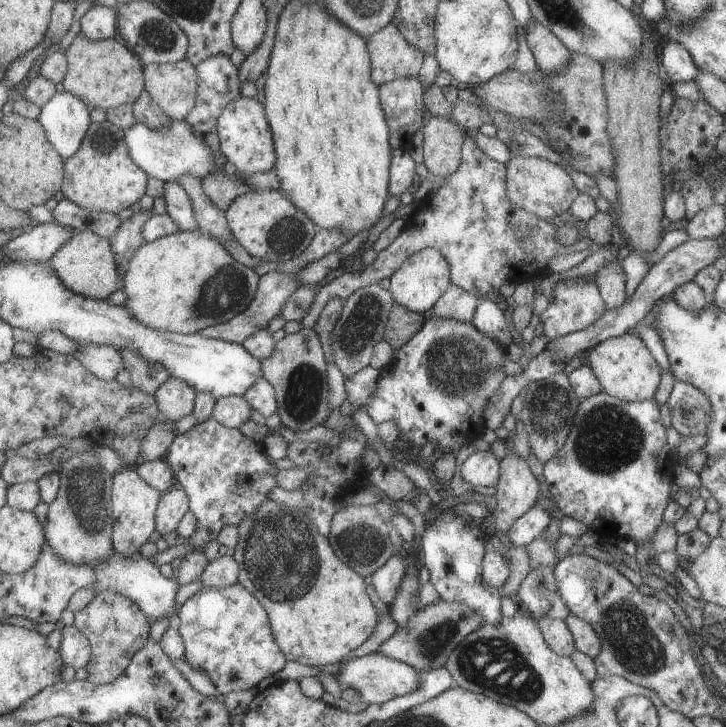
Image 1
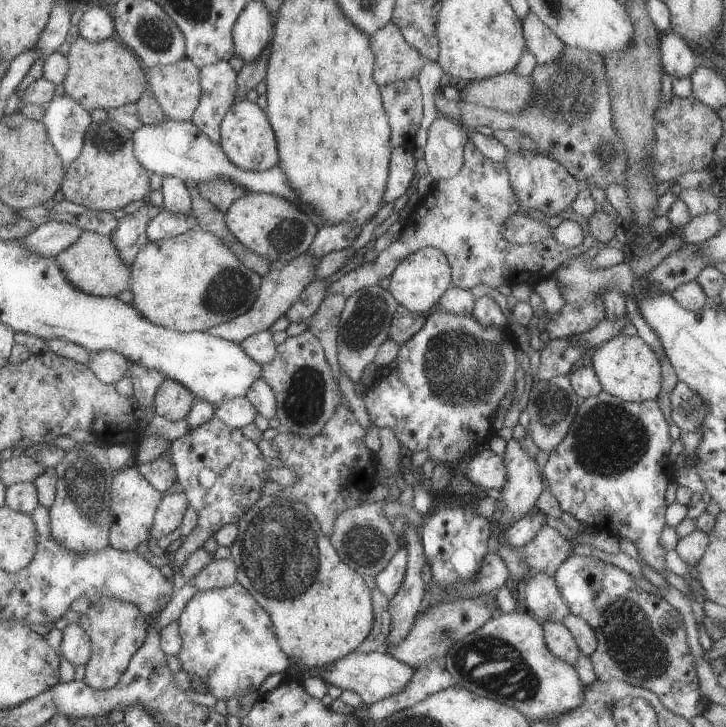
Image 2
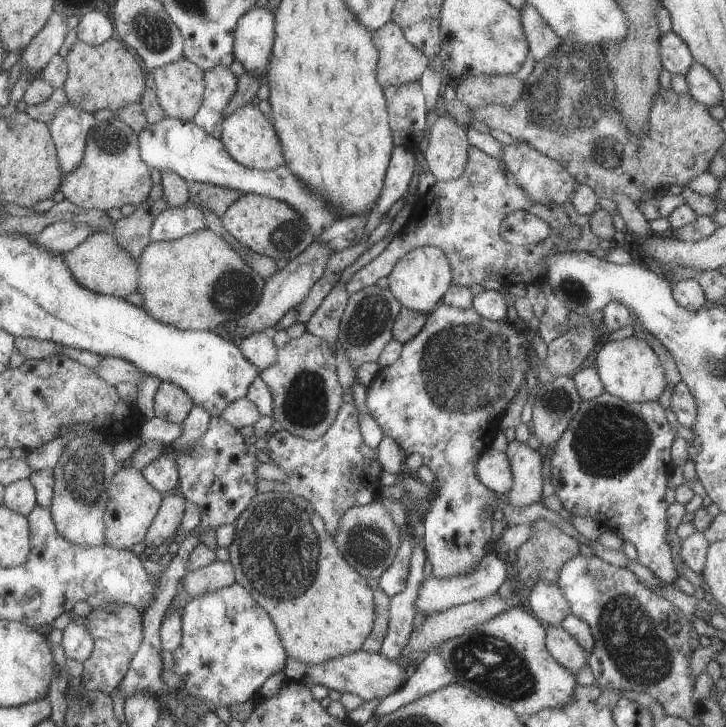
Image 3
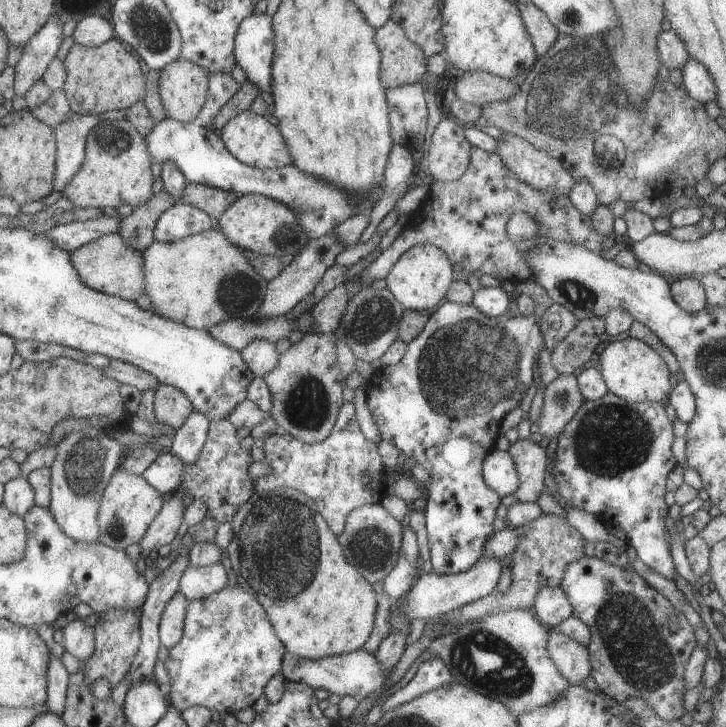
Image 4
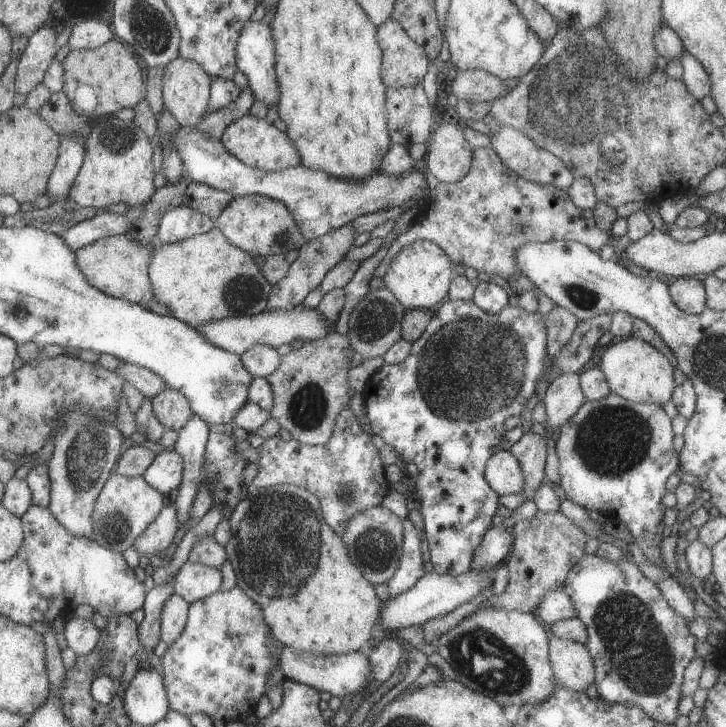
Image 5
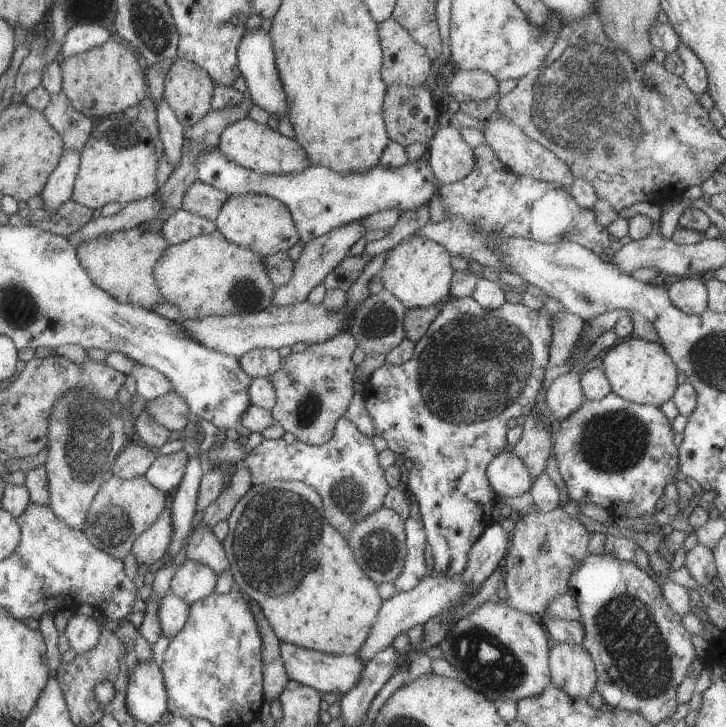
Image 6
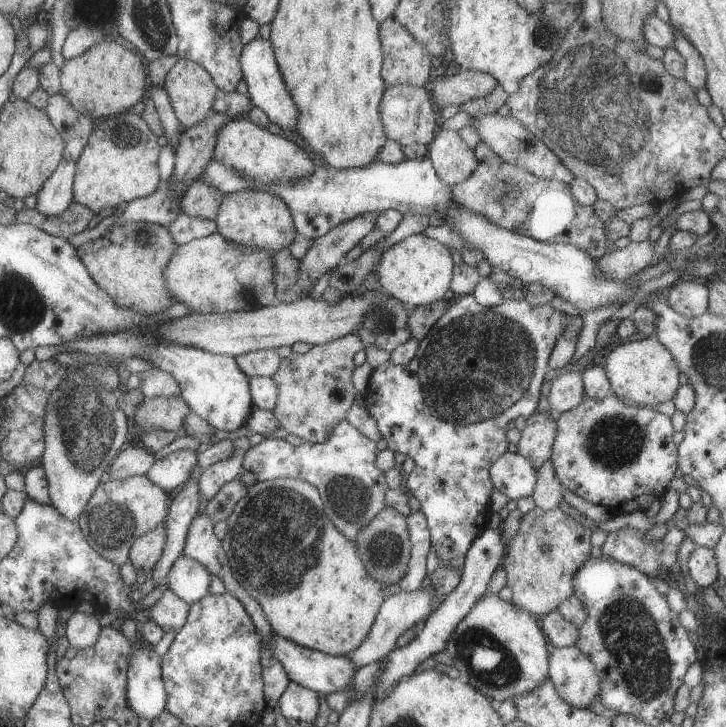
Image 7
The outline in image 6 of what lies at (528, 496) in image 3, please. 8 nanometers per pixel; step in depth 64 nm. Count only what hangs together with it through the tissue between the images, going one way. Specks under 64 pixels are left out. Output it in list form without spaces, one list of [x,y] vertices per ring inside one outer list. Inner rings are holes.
[[[530,413],[522,428],[522,436],[515,444],[513,453],[524,460],[535,481],[546,469],[546,462],[553,452],[552,428],[537,413]]]

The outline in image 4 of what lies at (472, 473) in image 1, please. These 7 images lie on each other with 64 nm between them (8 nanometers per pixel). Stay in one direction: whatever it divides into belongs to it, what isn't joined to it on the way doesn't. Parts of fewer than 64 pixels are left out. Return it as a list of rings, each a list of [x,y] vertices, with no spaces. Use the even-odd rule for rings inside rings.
[[[494,449],[482,464],[482,476],[486,484],[495,490],[502,498],[516,492],[520,486],[520,474],[509,452]]]

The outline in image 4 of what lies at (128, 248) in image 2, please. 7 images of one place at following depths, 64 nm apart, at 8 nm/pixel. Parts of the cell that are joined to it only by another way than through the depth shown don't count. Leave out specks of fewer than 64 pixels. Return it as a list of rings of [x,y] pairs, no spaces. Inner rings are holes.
[[[166,188],[152,195],[142,206],[135,208],[132,214],[122,217],[120,236],[134,250],[144,252],[154,241],[154,228],[165,210],[181,202],[182,195],[171,194]]]

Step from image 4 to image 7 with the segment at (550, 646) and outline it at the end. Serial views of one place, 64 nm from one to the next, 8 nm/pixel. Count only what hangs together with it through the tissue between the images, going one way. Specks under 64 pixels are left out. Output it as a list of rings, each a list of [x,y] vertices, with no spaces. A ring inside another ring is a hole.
[[[578,646],[562,647],[549,653],[549,679],[554,683],[556,692],[564,702],[574,708],[590,708],[598,694],[601,694],[599,674],[594,663]]]

